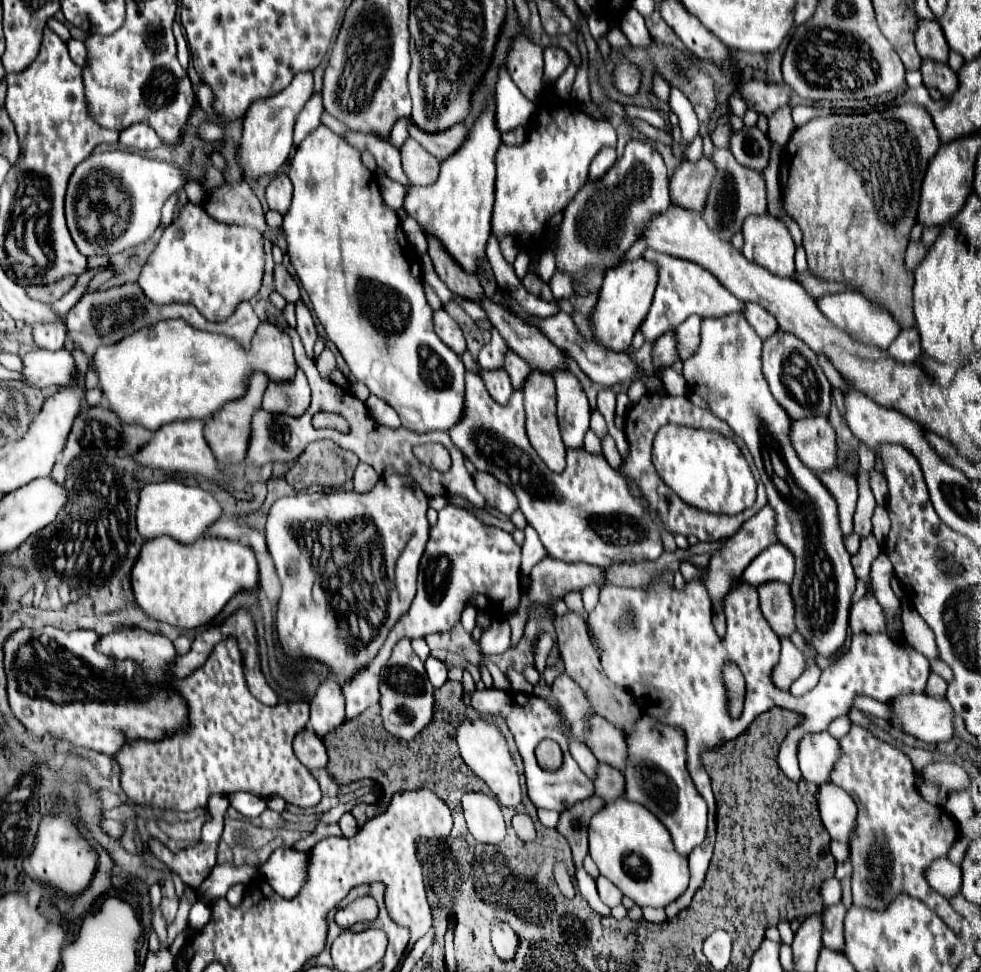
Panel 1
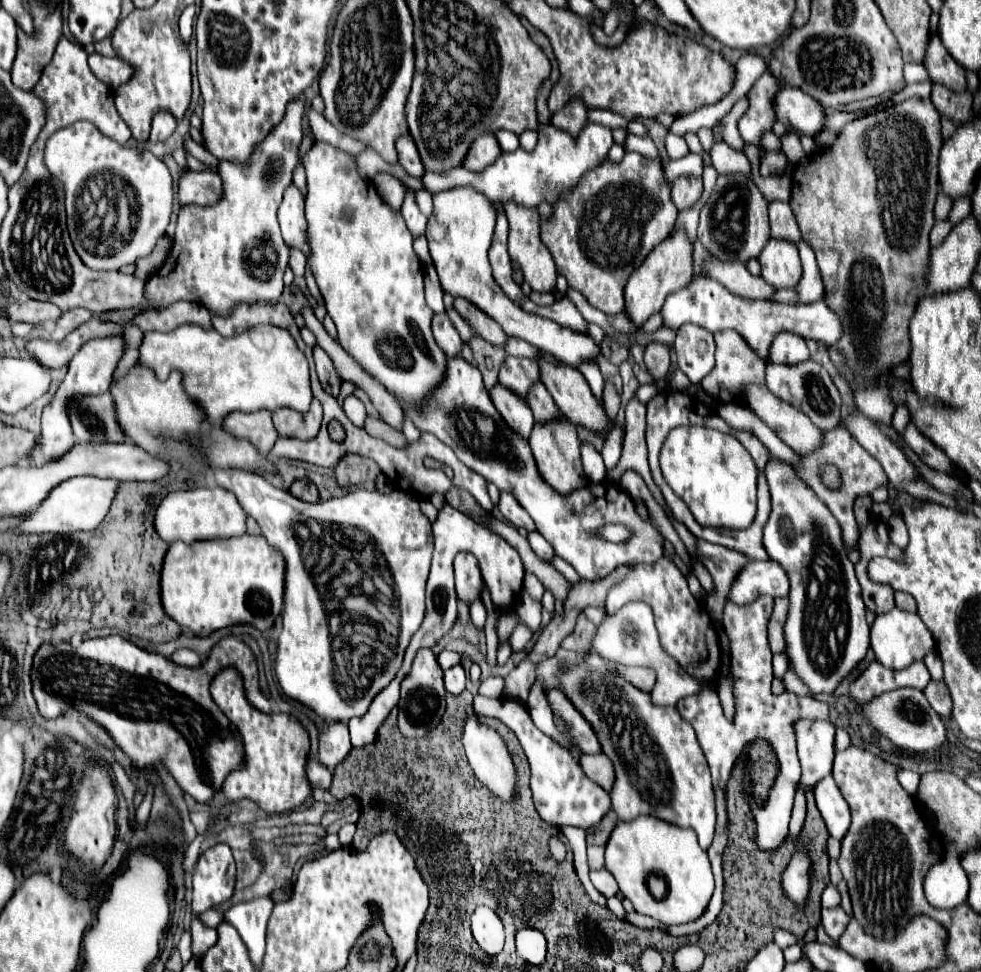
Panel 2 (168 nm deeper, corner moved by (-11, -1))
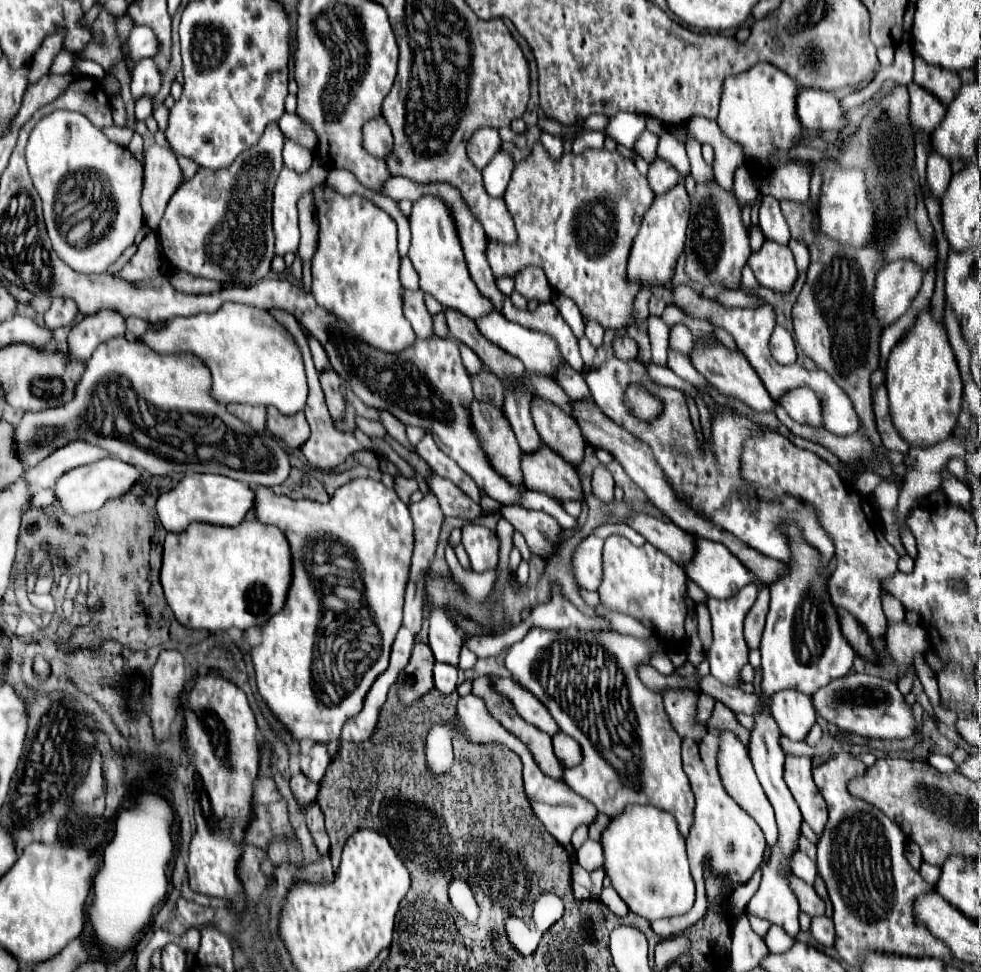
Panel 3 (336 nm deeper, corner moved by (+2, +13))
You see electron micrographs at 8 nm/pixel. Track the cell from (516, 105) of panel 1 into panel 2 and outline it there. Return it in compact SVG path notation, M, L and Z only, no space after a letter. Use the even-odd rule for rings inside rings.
M498 129L498 133L494 133L494 135L496 135L502 151L514 151L514 149L518 149L518 135L514 135L512 131Z

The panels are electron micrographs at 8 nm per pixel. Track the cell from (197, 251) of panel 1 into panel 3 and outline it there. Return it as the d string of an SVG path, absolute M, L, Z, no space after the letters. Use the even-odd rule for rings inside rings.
M273 123L253 149L247 149L229 165L217 173L209 173L199 169L193 181L185 181L169 199L165 215L159 225L159 237L163 245L163 253L167 263L173 269L187 271L195 277L217 279L221 283L241 283L251 285L259 279L265 279L271 271L271 259L275 255L273 249L273 229L271 229L271 201L273 201L273 185L283 167L281 151L283 151L283 133L279 125Z

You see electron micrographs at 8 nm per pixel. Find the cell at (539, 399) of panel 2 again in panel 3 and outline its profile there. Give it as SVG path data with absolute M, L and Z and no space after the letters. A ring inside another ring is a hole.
M535 397L531 403L533 421L537 425L537 433L541 441L549 445L557 455L561 455L569 465L579 467L585 455L585 437L579 425L553 403Z

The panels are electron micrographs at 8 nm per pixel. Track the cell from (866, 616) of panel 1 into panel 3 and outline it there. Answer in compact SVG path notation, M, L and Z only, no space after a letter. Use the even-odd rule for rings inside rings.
M889 623L885 641L889 655L899 665L909 665L915 653L925 653L925 649L929 647L925 629L921 625L909 627L907 623L897 623L897 625Z

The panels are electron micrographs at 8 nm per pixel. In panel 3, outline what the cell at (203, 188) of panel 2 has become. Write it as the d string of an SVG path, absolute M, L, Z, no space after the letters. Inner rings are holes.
M159 145L145 149L143 157L143 191L141 209L147 227L157 231L159 219L169 203L169 197L181 185L181 169L175 155Z

